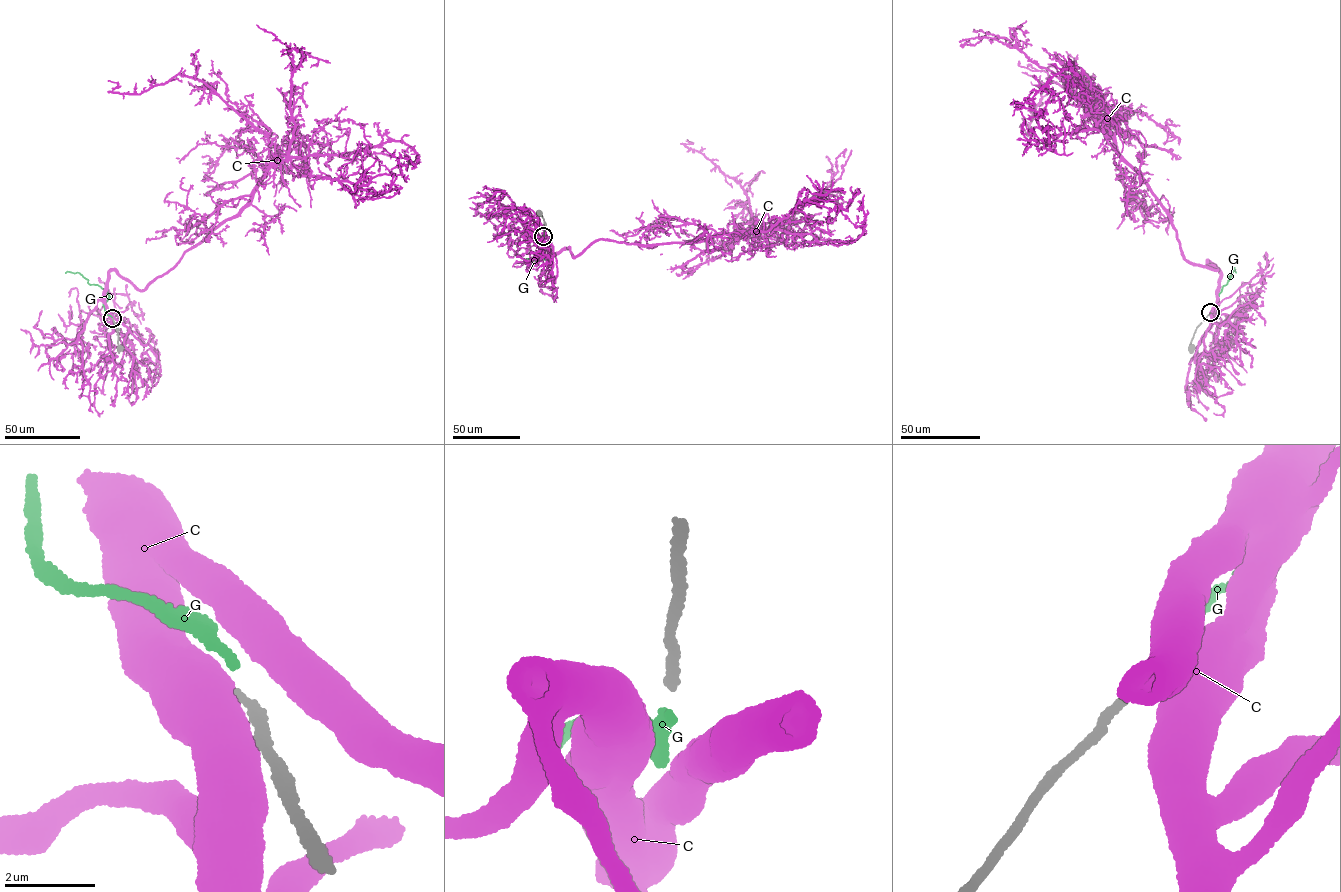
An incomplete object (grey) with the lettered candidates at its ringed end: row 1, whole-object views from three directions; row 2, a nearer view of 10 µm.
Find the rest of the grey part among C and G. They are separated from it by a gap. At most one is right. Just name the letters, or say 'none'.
G

